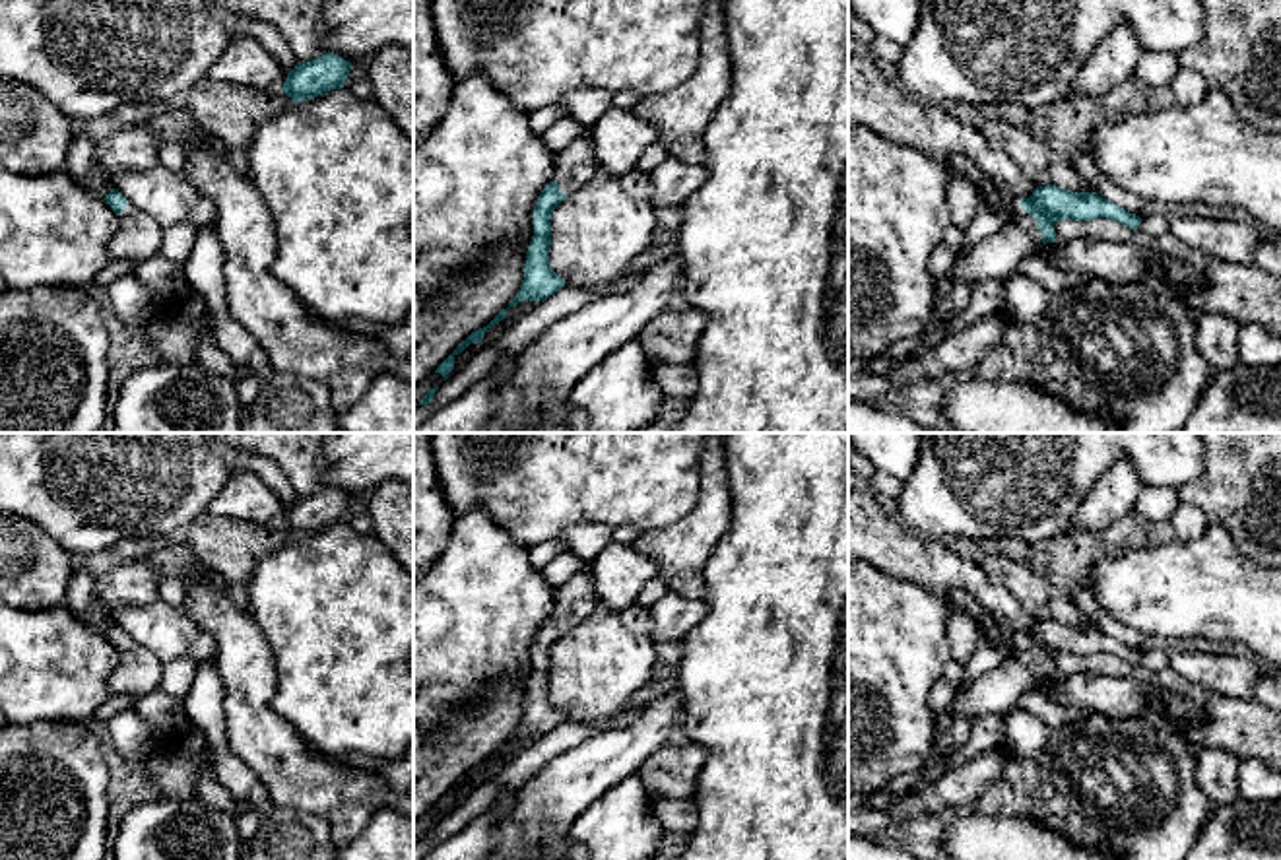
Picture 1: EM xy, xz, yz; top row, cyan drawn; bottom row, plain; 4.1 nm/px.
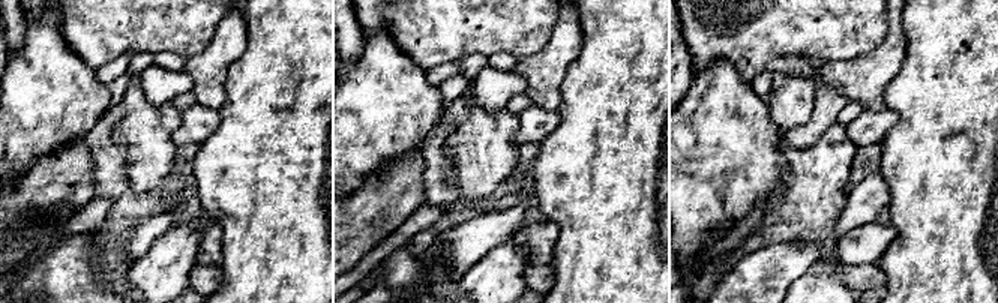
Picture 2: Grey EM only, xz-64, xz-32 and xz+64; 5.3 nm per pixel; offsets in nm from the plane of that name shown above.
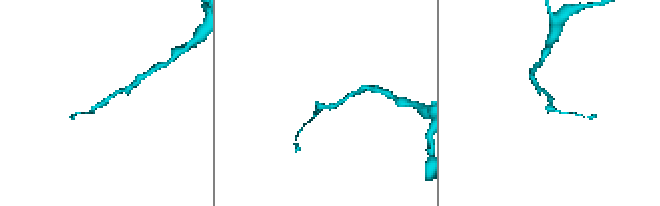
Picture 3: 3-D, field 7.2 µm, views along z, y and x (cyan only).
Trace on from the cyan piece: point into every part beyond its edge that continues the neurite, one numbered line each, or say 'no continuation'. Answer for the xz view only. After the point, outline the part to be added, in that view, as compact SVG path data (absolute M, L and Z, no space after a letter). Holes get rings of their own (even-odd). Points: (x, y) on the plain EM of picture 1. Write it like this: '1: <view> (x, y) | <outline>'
1: xz (573, 600) | M586 563L565 584L553 588L553 615L571 631L596 606L598 594L594 586L594 573Z

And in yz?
1: yz (998, 692) | M1015 633L1000 666L970 681L961 693L955 693L951 716L1005 714L1019 707L1023 695L1042 679L1036 654L1025 648L1021 635Z

